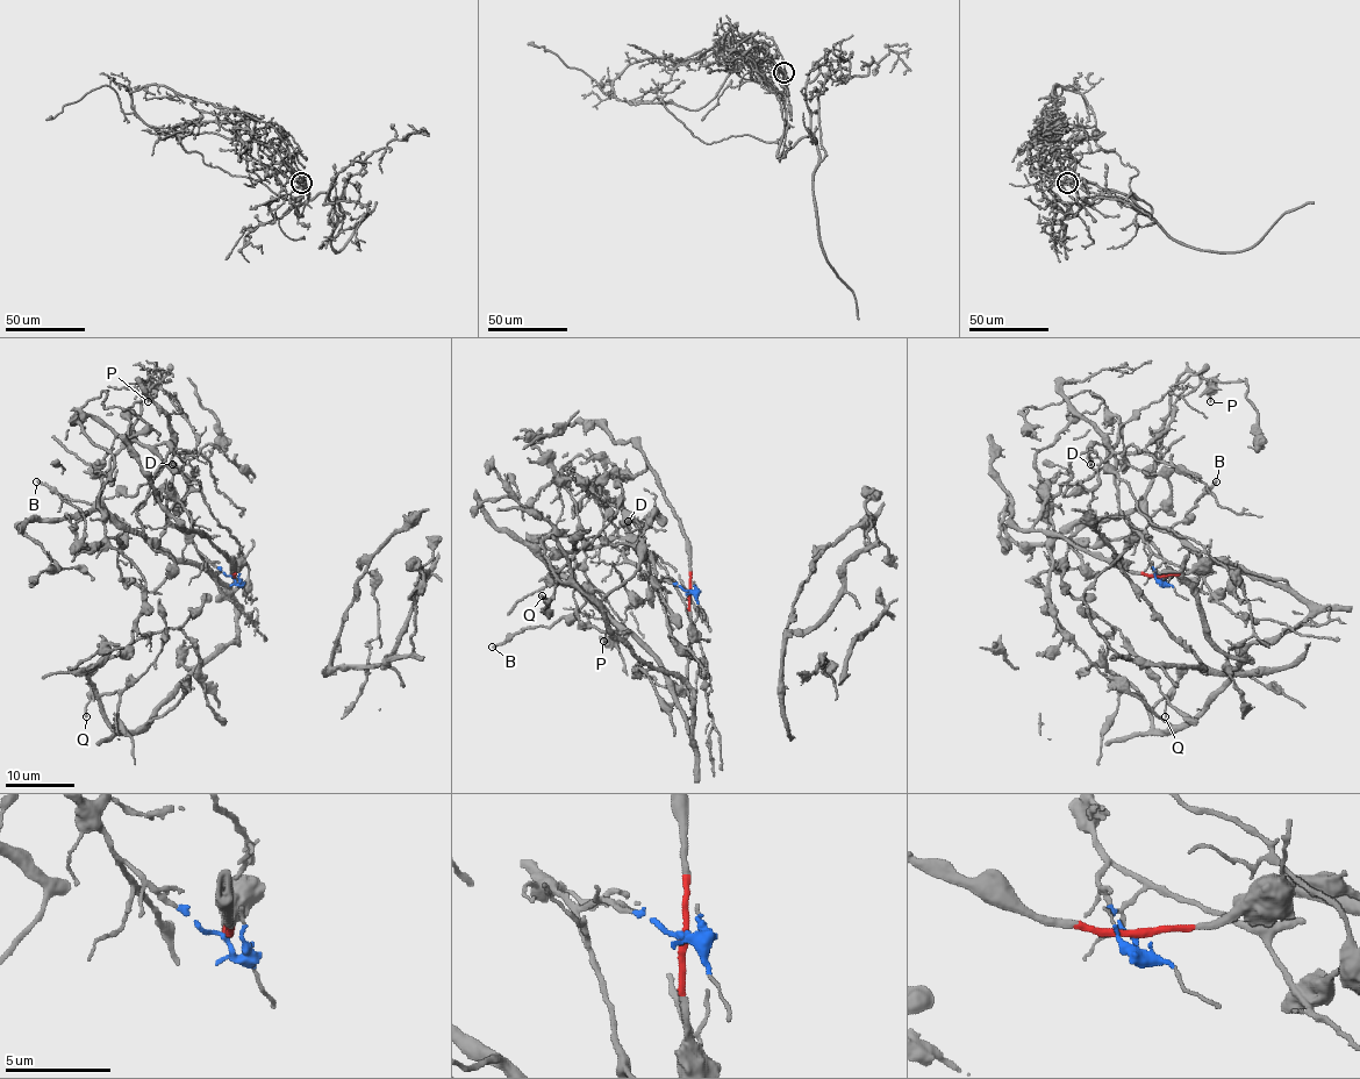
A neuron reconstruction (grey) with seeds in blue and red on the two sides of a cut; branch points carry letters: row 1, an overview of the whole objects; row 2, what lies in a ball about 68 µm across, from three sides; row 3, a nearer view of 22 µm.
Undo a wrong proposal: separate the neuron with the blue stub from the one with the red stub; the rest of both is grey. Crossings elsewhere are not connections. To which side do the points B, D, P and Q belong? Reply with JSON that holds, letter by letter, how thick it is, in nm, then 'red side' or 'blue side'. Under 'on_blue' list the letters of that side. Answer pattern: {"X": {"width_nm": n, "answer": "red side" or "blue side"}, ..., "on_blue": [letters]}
{"B": {"width_nm": 260, "answer": "red side"}, "D": {"width_nm": 140, "answer": "blue side"}, "P": {"width_nm": 180, "answer": "red side"}, "Q": {"width_nm": 180, "answer": "red side"}, "on_blue": ["D"]}

